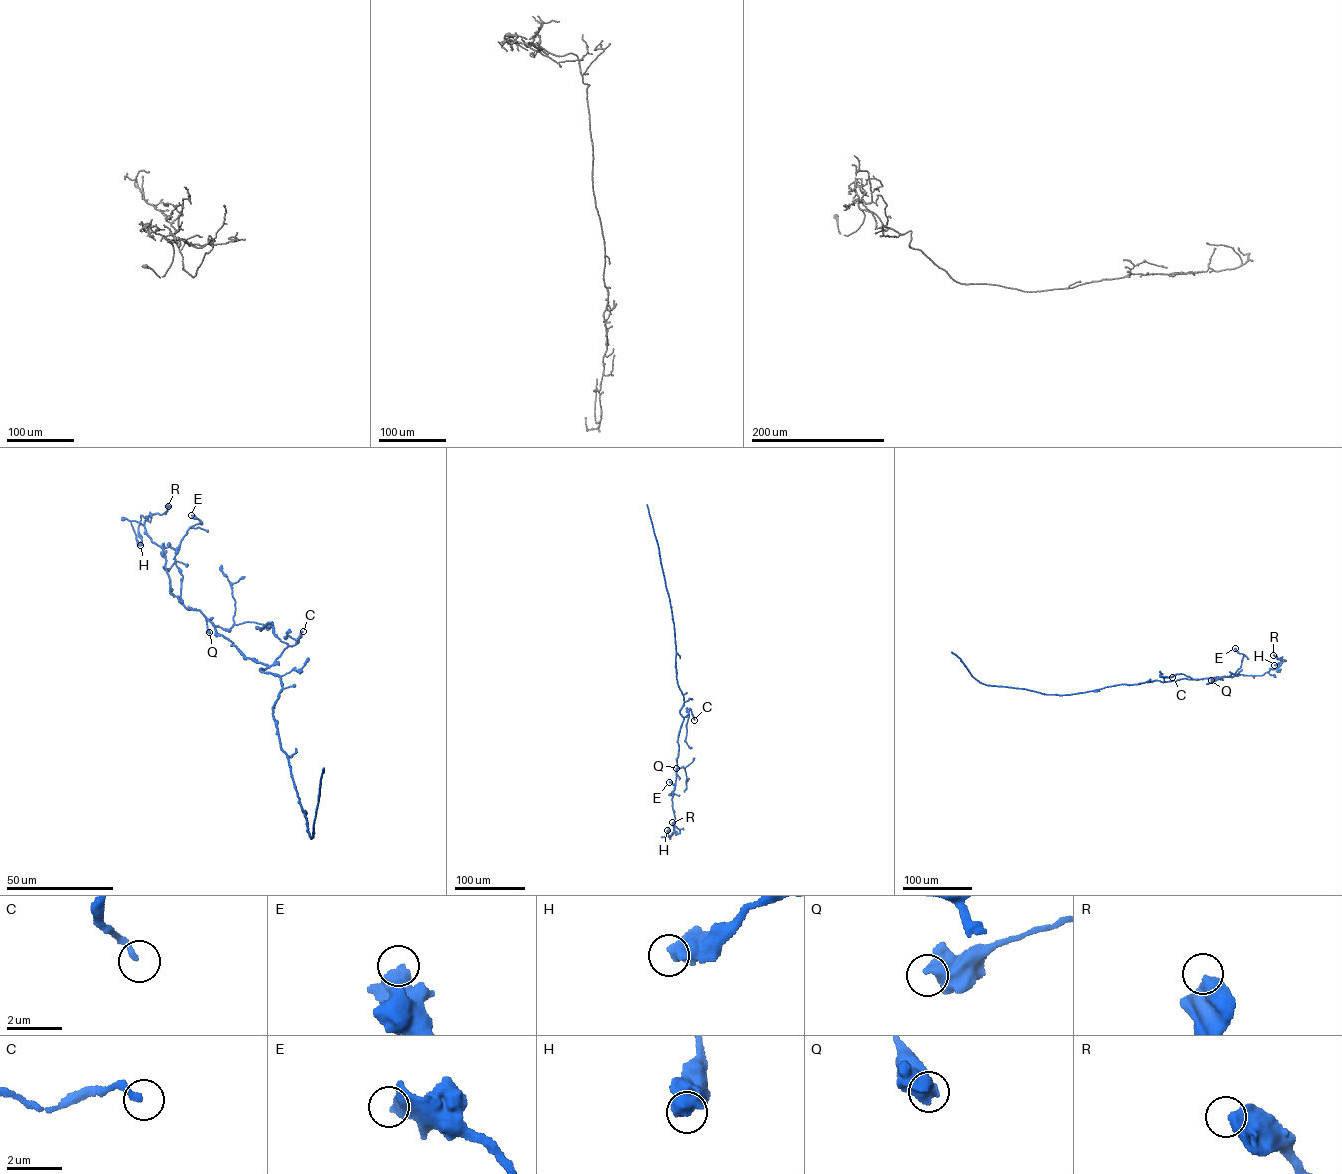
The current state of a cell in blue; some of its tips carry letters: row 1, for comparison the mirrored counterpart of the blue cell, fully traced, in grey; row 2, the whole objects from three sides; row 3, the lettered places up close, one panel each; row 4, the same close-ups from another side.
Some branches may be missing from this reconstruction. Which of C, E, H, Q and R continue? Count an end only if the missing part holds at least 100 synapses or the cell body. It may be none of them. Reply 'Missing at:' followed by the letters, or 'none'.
Missing at: none

